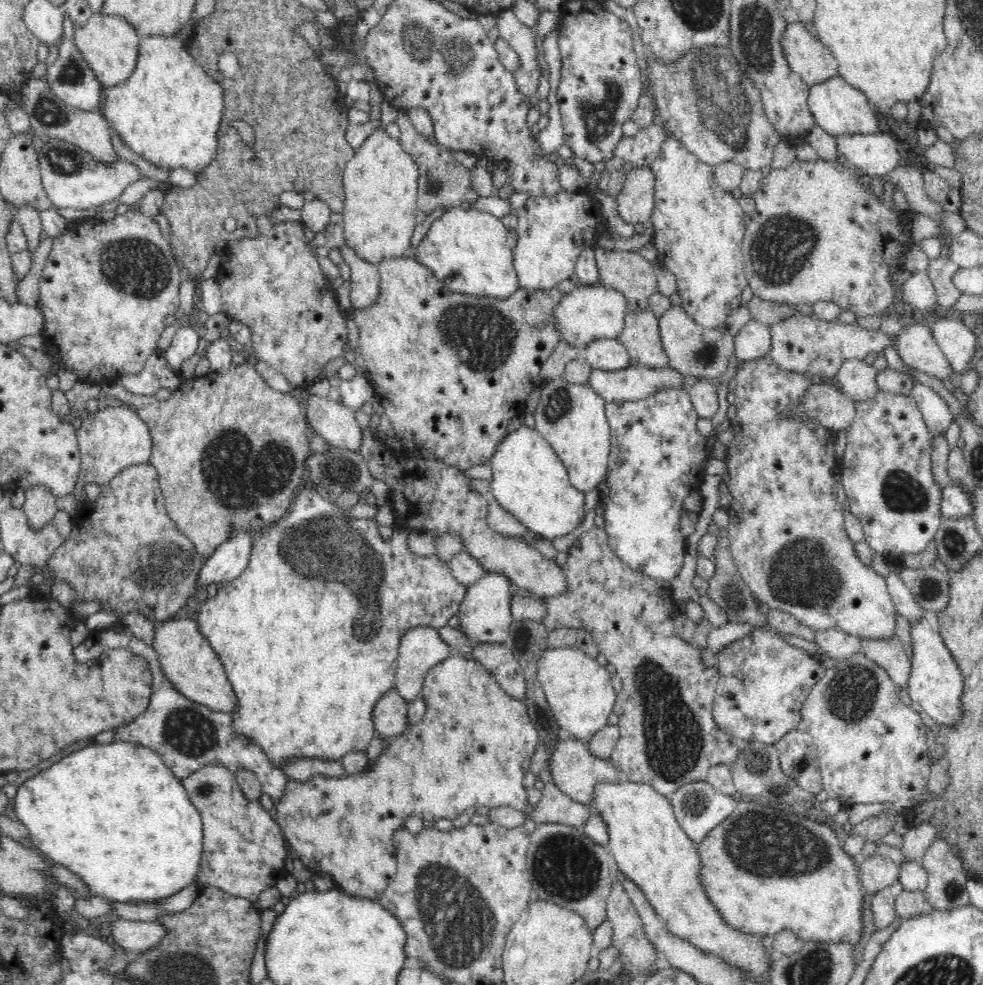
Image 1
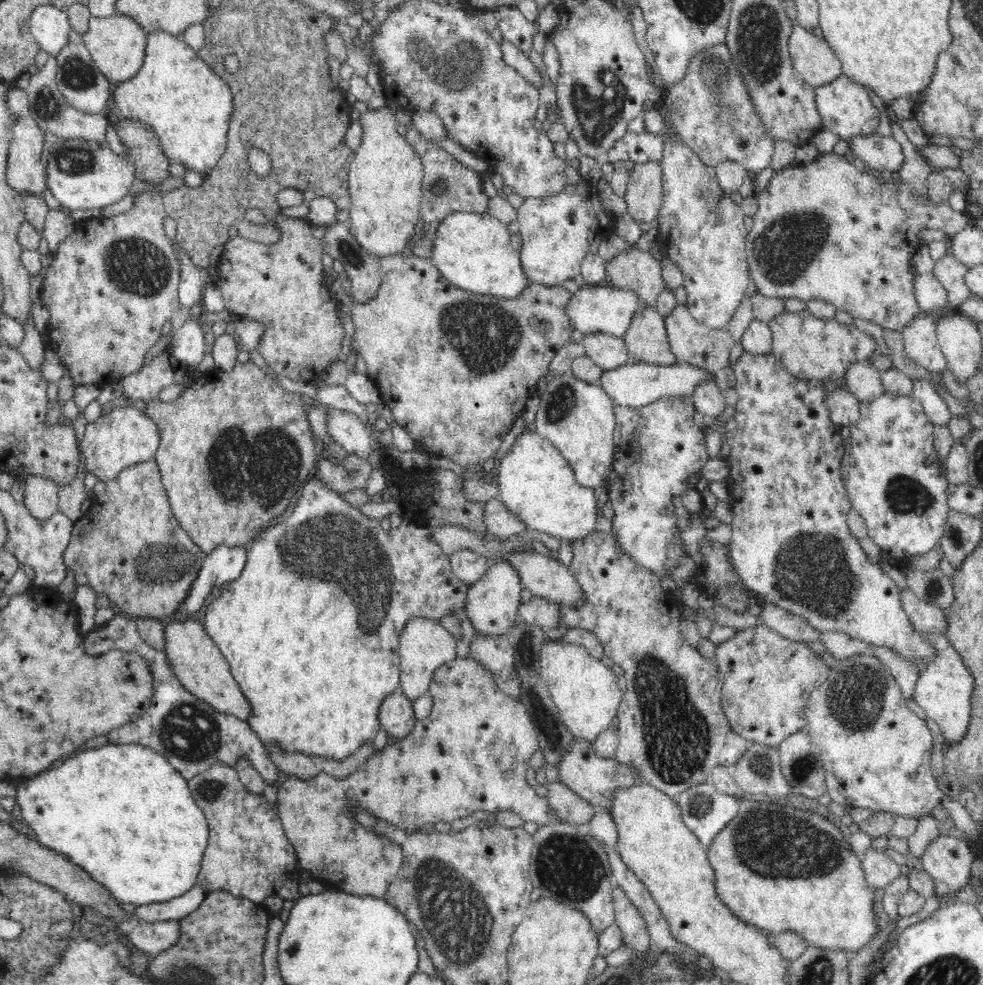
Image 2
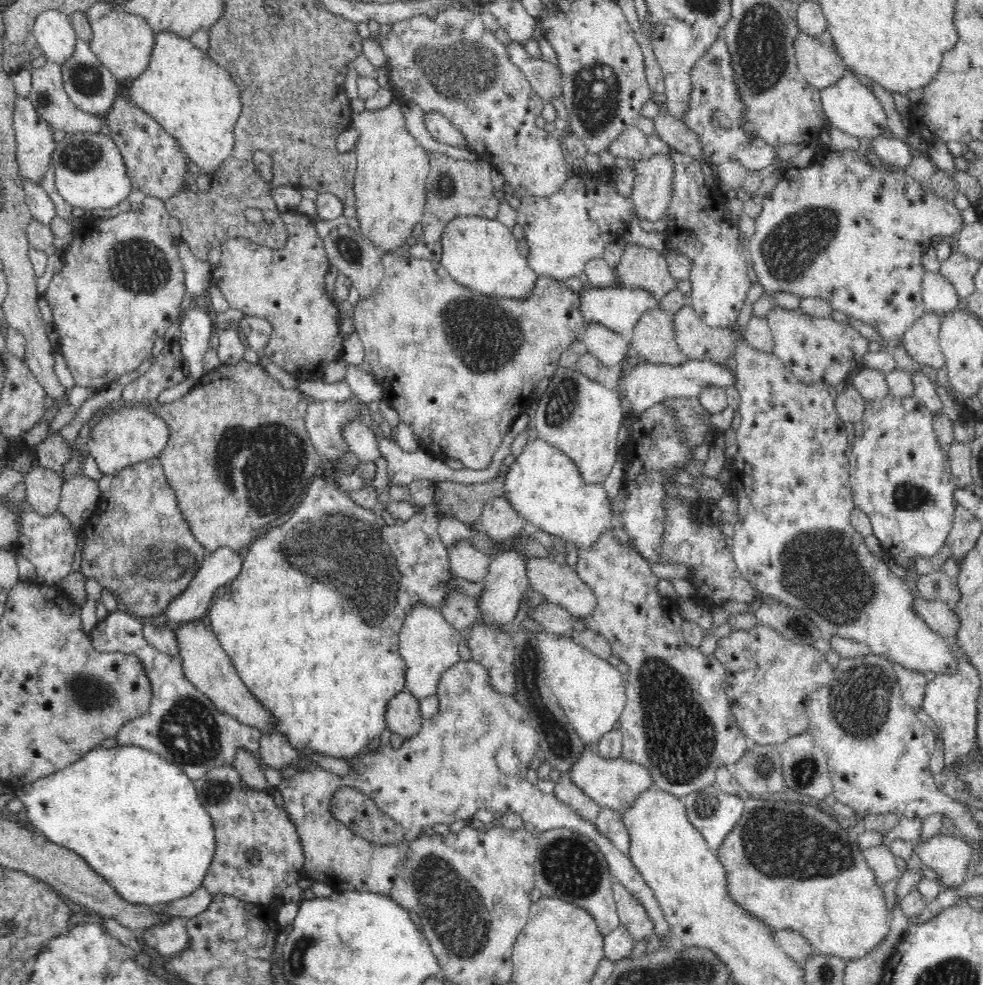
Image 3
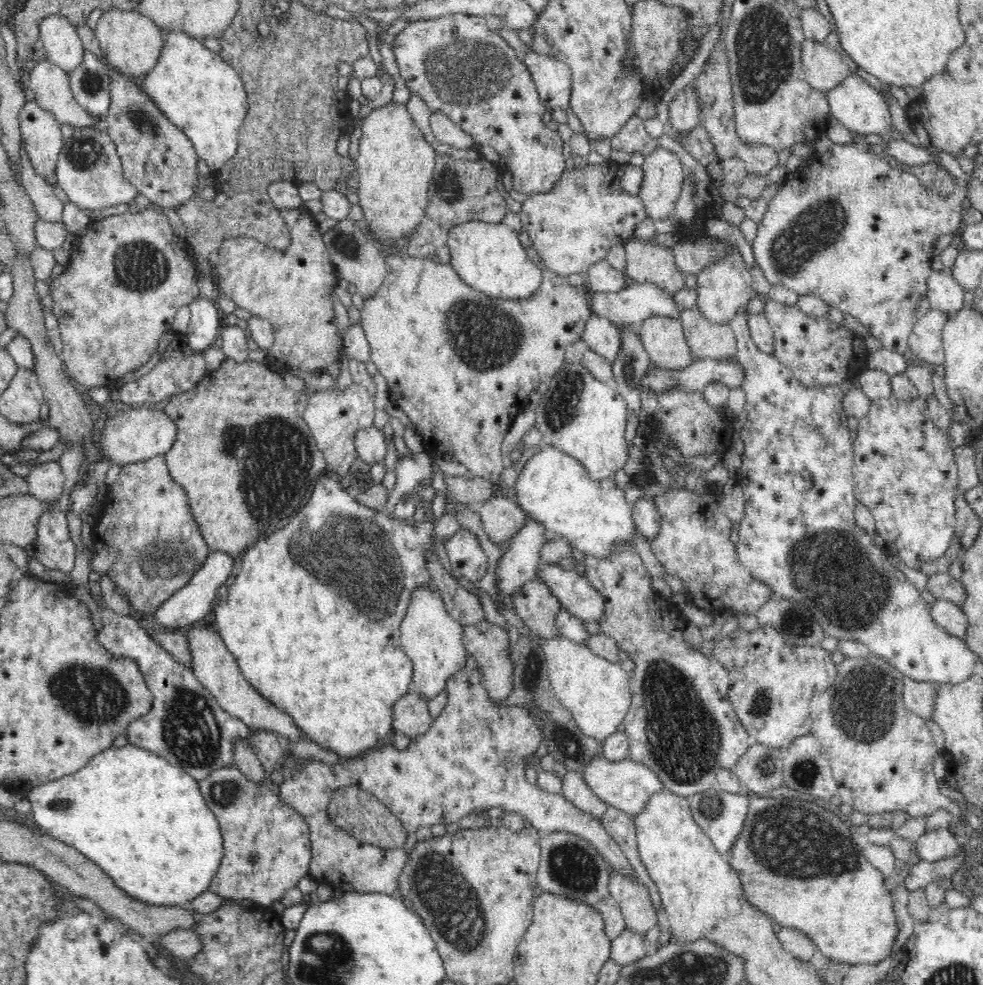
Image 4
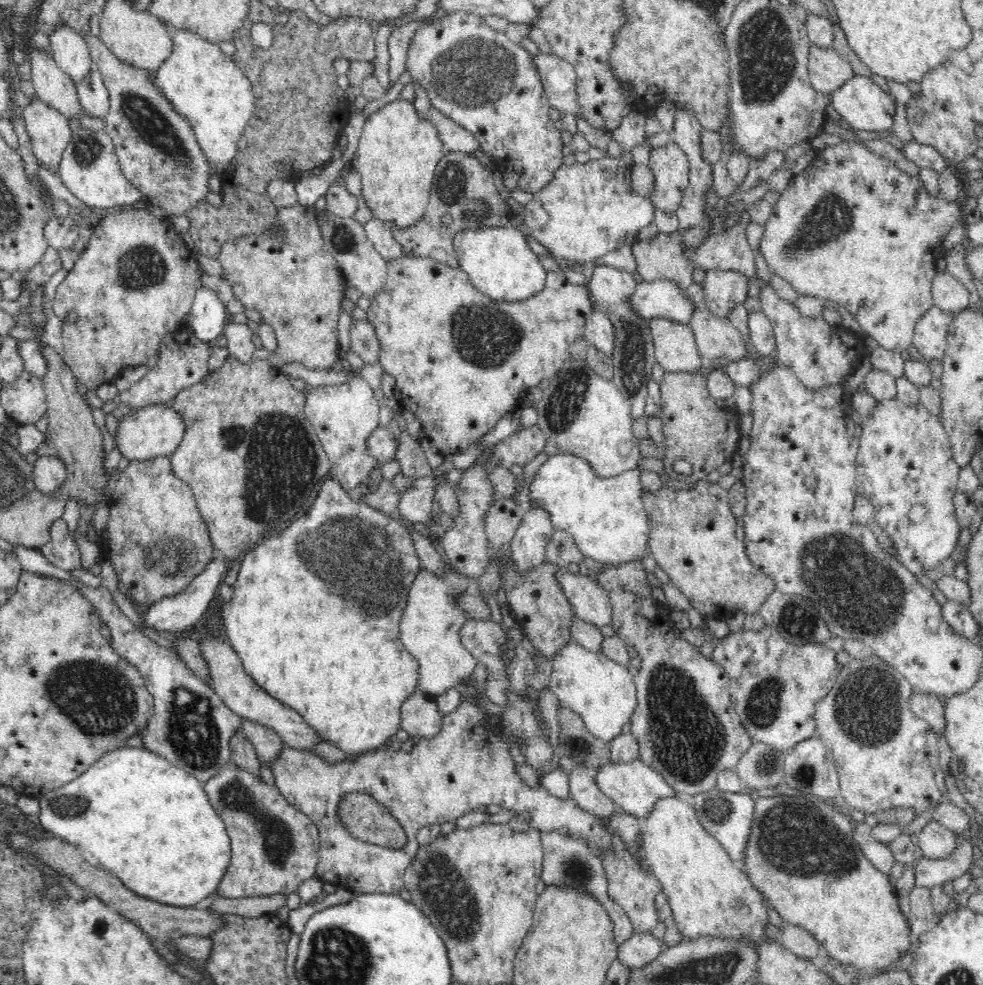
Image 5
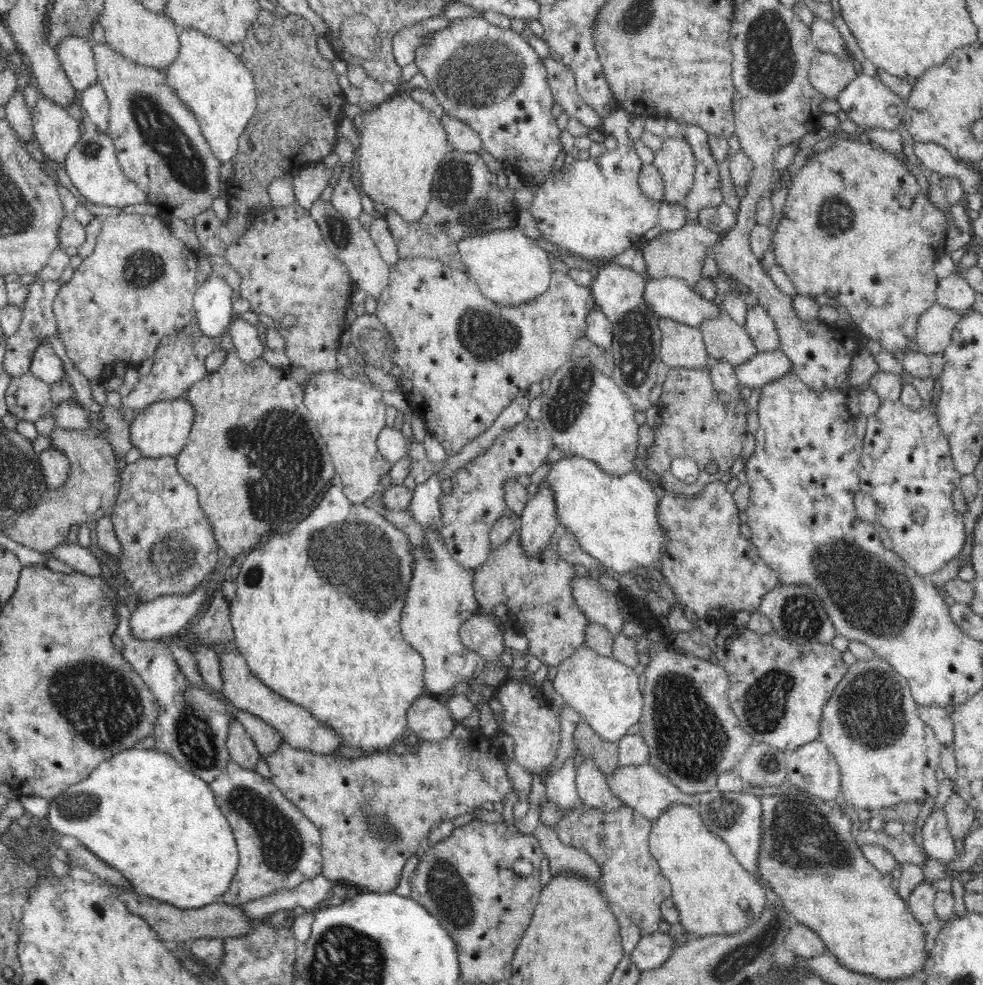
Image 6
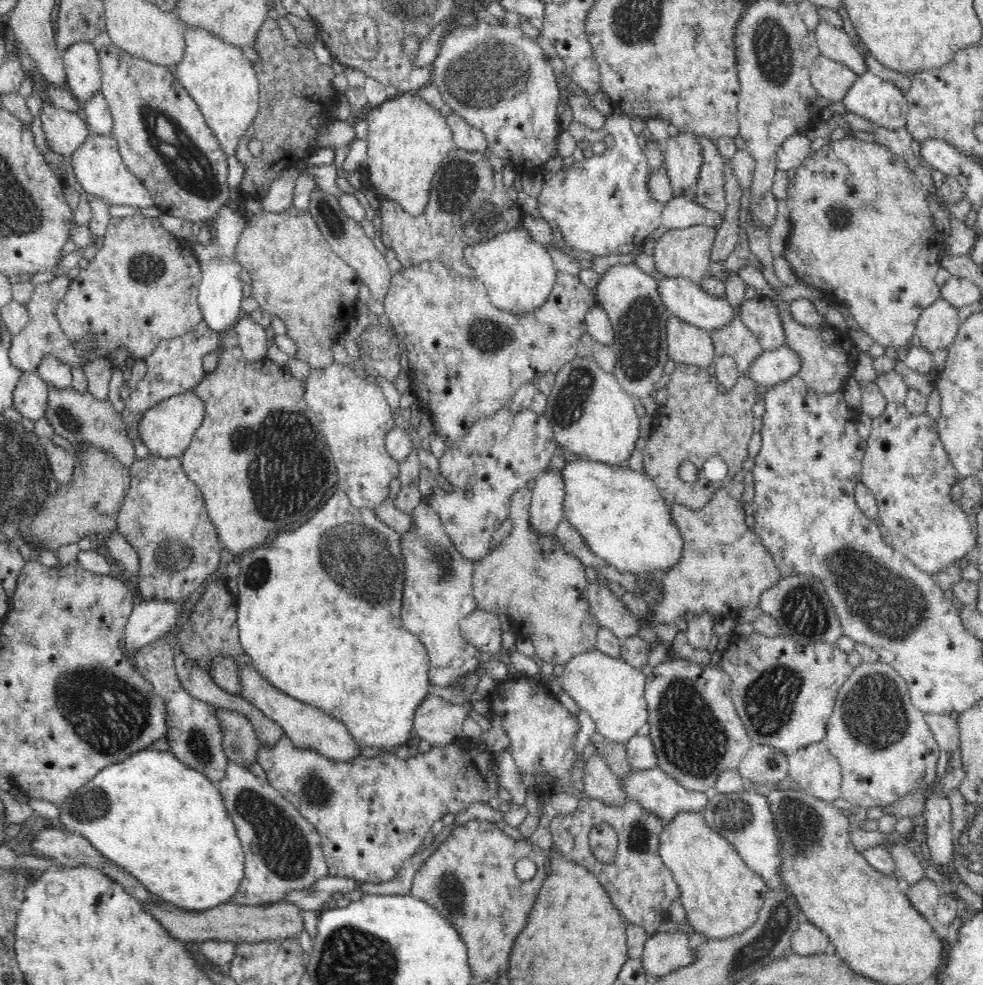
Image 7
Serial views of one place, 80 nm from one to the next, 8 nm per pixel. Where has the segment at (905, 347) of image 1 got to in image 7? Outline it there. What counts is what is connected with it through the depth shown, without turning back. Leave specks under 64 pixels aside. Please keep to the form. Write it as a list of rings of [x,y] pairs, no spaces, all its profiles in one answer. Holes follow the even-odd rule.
[[[940,297],[921,310],[915,328],[918,344],[931,353],[938,348],[948,348],[960,328],[958,309]]]

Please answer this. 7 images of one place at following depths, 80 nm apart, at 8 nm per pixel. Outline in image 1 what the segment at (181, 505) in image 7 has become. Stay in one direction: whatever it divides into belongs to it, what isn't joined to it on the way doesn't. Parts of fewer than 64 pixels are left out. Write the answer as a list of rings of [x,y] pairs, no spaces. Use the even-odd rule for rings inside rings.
[[[144,463],[140,465],[128,466],[122,473],[119,473],[115,478],[105,482],[101,485],[101,494],[94,501],[87,501],[82,505],[81,509],[71,515],[71,534],[68,539],[50,556],[50,560],[44,564],[44,568],[35,568],[31,564],[22,564],[18,576],[14,578],[12,586],[18,586],[18,584],[31,584],[30,578],[33,572],[39,572],[43,574],[43,570],[50,571],[52,573],[53,580],[63,580],[70,583],[73,589],[76,591],[77,599],[79,601],[91,601],[99,600],[101,602],[101,608],[106,610],[112,610],[118,614],[126,614],[126,612],[137,612],[143,614],[145,617],[150,618],[157,623],[166,619],[175,618],[181,612],[181,606],[184,606],[188,599],[196,594],[197,582],[200,578],[201,566],[205,563],[205,558],[201,557],[196,551],[193,543],[180,532],[180,529],[176,526],[176,523],[167,514],[166,505],[164,505],[164,497],[160,490],[159,475],[151,466],[150,463]]]

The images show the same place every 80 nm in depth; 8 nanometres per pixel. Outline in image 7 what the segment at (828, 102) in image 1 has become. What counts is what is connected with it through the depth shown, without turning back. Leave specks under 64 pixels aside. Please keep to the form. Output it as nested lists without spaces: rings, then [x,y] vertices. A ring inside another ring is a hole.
[[[870,72],[858,76],[842,100],[848,111],[888,130],[904,129],[908,105],[905,95],[890,81]]]

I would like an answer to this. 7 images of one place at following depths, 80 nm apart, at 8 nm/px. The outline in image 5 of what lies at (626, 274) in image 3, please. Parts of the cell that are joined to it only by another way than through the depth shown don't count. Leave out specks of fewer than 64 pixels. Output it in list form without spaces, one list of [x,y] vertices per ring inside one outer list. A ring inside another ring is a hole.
[[[706,225],[679,229],[674,234],[658,233],[649,242],[639,239],[634,239],[630,245],[637,269],[634,271],[636,278],[642,281],[657,281],[660,279],[668,279],[674,283],[678,283],[683,289],[688,288],[692,281],[692,272],[694,265],[690,259],[684,257],[684,248],[694,250],[700,246],[700,242],[704,242],[708,238],[708,228]]]

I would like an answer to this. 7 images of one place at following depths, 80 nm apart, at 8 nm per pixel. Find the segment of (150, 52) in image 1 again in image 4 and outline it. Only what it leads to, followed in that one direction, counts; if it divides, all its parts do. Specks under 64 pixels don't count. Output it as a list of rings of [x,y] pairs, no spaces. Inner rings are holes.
[[[167,30],[164,32],[164,48],[156,67],[139,84],[142,91],[154,99],[156,107],[168,117],[168,121],[180,127],[188,140],[192,141],[198,160],[202,159],[213,172],[217,172],[229,161],[238,148],[238,134],[248,112],[248,96],[244,81],[235,69],[219,53],[208,49],[201,39],[194,38],[182,31]]]

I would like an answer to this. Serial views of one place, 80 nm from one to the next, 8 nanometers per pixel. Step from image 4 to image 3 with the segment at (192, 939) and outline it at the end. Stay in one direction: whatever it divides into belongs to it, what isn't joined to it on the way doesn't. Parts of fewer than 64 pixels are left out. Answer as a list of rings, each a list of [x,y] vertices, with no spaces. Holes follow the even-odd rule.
[[[176,917],[157,923],[138,934],[139,940],[164,957],[174,957],[189,950],[190,937],[186,922],[188,919]]]

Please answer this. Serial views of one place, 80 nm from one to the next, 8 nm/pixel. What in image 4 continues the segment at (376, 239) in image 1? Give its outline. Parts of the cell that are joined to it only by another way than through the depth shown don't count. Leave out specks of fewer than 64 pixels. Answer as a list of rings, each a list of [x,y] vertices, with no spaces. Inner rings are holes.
[[[392,100],[390,103],[377,107],[376,109],[365,110],[362,116],[356,116],[354,120],[356,122],[356,127],[360,125],[360,130],[362,130],[362,136],[360,136],[359,140],[358,158],[356,158],[355,164],[357,165],[356,178],[359,181],[359,187],[357,189],[359,198],[358,204],[362,207],[362,211],[364,211],[365,217],[363,220],[367,225],[371,226],[373,234],[381,240],[391,241],[396,238],[402,238],[410,233],[412,229],[415,229],[416,226],[420,224],[420,219],[425,216],[425,211],[428,205],[428,190],[437,154],[434,151],[434,148],[424,139],[422,131],[420,131],[418,126],[412,121],[410,112],[406,109],[405,104],[398,104]]]

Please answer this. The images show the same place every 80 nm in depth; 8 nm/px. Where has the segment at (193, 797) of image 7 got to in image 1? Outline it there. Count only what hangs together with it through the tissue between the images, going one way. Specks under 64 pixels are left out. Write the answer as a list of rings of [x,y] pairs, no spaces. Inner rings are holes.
[[[112,742],[110,744],[92,743],[87,747],[66,755],[37,775],[27,779],[17,788],[14,797],[14,814],[28,828],[32,844],[36,846],[46,860],[62,865],[76,873],[89,888],[89,897],[100,897],[111,902],[146,902],[168,899],[197,880],[202,854],[202,819],[198,809],[190,801],[188,791],[182,781],[172,774],[162,757],[152,749],[130,742]]]

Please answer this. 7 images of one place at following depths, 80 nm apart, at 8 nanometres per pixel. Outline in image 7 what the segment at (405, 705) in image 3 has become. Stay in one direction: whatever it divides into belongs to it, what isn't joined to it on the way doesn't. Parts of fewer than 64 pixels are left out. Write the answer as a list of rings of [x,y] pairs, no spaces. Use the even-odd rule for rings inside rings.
[[[429,693],[416,708],[412,732],[432,745],[452,744],[462,738],[462,726],[468,712],[469,705],[460,706]]]

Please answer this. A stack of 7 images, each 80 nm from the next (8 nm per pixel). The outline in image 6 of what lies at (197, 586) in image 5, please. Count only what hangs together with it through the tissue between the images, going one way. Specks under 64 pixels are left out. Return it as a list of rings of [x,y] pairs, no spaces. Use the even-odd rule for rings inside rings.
[[[206,587],[194,588],[186,595],[162,595],[141,602],[129,615],[129,630],[137,640],[162,640],[180,632],[204,608]]]

